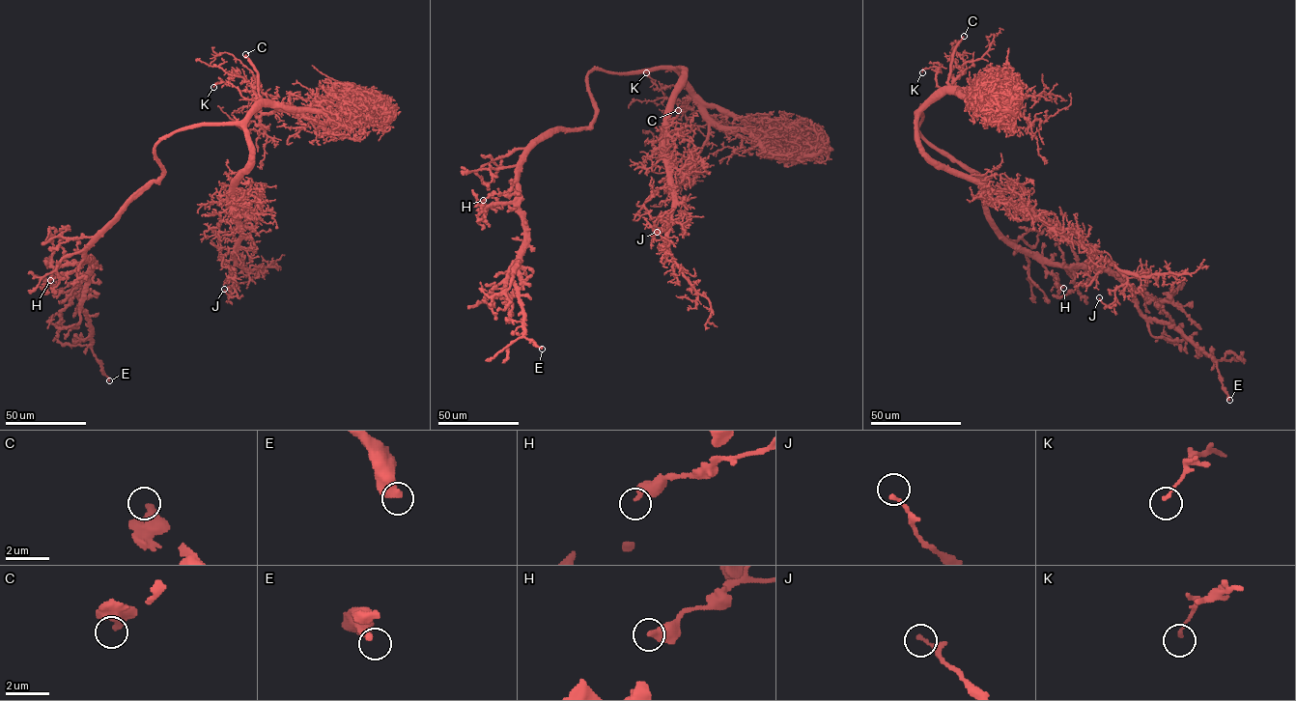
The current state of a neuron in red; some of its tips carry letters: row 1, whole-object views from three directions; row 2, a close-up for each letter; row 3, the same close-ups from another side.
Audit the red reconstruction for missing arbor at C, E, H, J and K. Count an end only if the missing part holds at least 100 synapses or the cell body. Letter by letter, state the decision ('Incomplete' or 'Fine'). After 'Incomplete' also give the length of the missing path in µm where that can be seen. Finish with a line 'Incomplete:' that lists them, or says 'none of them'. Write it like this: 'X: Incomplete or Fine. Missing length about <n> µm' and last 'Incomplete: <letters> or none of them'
C: Incomplete. Missing length about 20 µm
E: Fine
H: Fine
J: Fine
K: Fine
Incomplete: C

